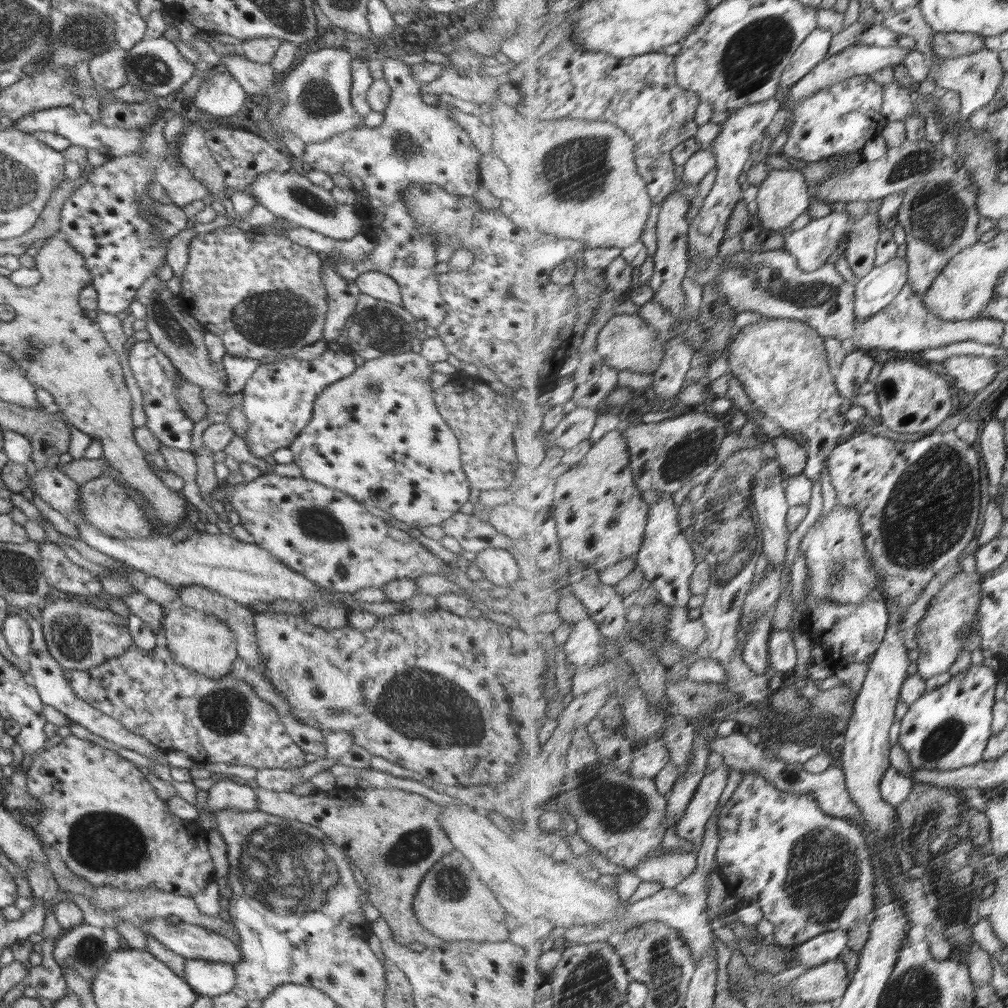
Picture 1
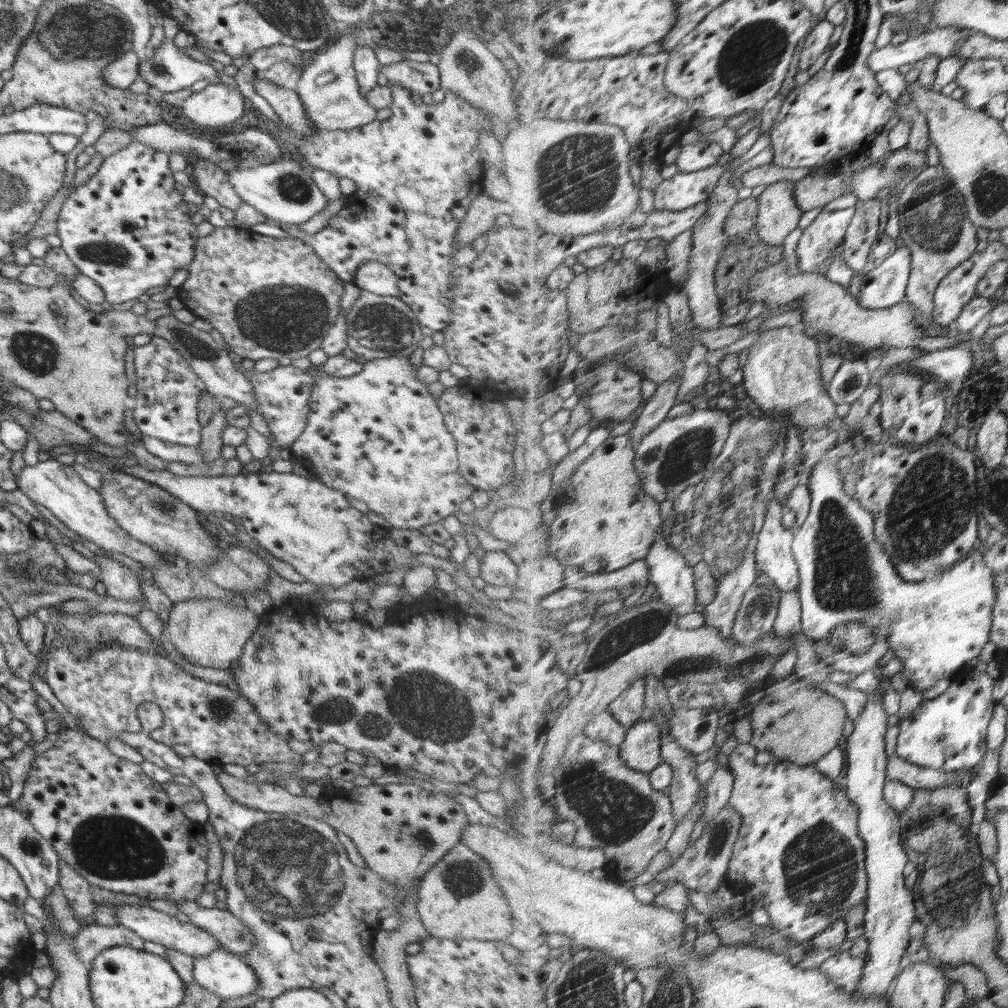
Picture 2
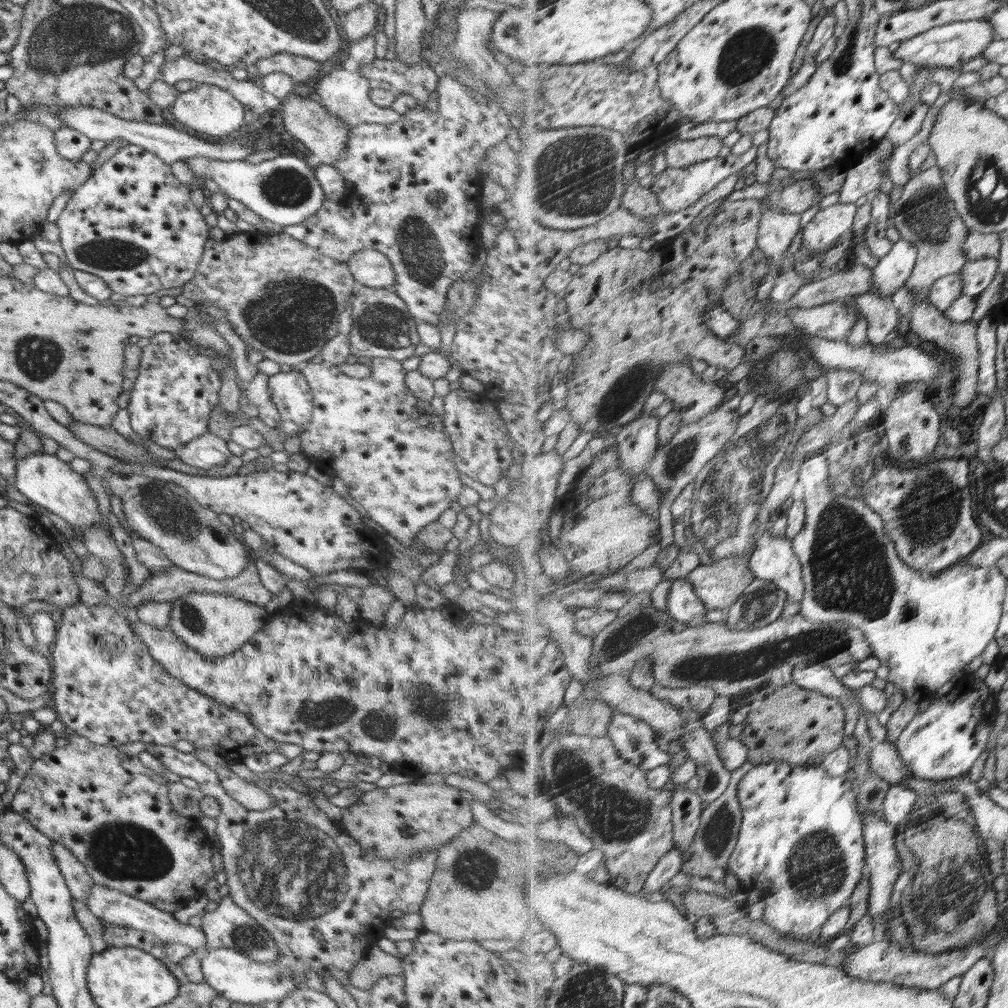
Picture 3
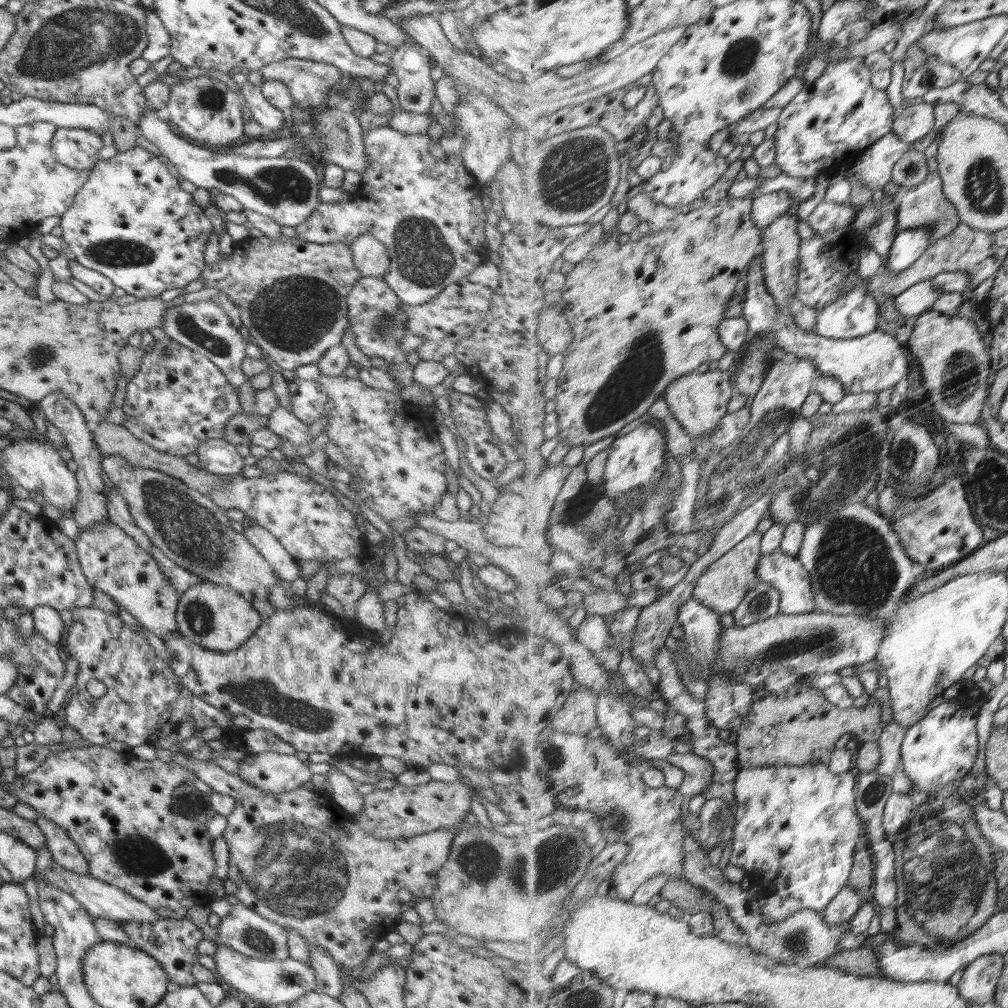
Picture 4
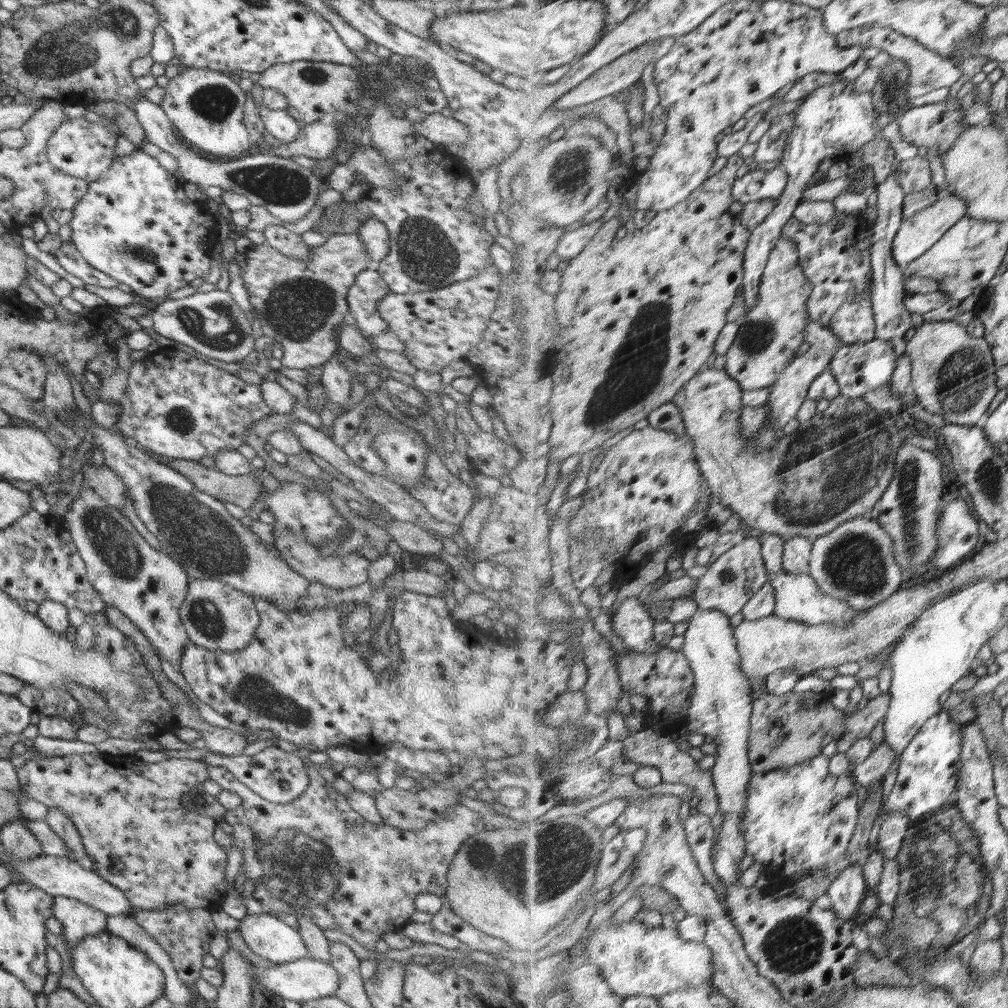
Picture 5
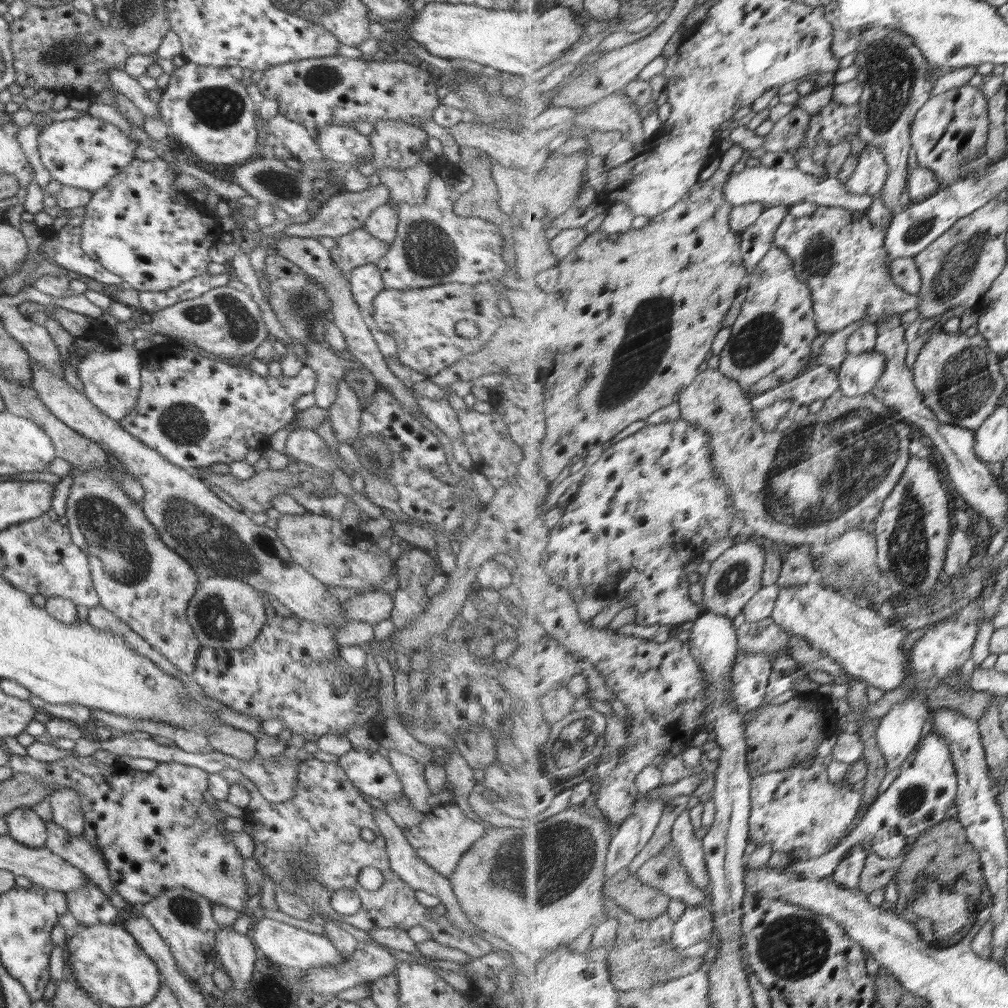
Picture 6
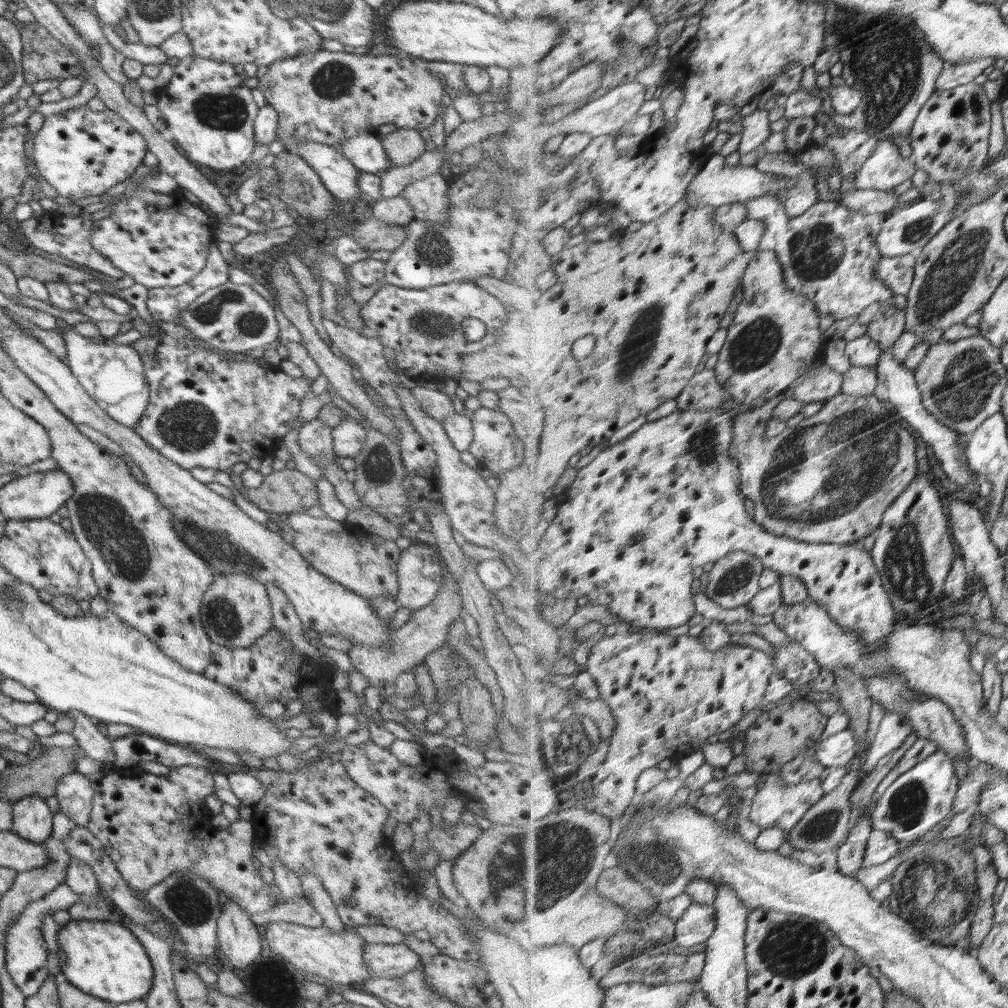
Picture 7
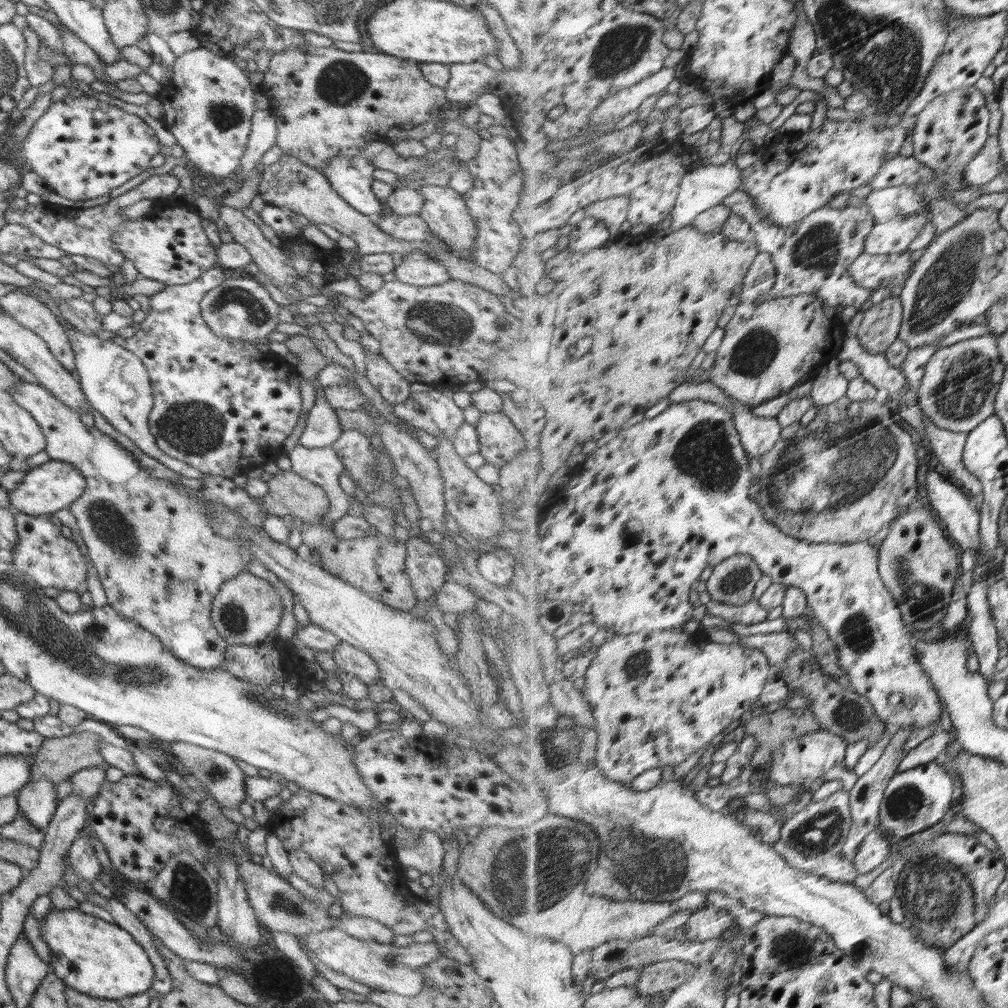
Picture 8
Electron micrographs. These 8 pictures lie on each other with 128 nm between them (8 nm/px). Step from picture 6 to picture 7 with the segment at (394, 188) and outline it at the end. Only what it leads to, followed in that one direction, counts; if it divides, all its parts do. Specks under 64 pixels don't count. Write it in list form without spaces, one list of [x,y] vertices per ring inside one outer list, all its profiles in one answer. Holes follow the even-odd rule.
[[[431,173],[431,176],[410,182],[399,196],[410,204],[416,219],[445,222],[449,210],[447,187],[446,178],[440,173]]]

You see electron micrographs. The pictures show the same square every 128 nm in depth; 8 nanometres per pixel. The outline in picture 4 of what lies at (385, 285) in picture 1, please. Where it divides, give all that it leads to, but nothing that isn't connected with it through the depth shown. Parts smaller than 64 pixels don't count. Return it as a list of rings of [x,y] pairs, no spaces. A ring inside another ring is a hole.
[[[369,235],[360,236],[349,245],[349,248],[352,262],[362,277],[384,278],[391,262],[387,251],[378,240]]]

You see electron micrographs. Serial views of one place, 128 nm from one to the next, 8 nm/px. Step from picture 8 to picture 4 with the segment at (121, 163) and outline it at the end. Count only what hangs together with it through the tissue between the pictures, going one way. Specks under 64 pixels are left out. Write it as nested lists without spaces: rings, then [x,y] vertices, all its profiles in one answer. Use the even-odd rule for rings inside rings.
[[[57,128],[51,140],[56,161],[75,170],[93,170],[103,146],[98,134],[82,128]]]

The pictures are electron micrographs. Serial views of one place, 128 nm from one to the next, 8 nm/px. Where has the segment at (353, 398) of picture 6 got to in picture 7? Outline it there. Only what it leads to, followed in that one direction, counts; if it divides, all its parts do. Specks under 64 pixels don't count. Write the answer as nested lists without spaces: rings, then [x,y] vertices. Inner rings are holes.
[[[348,413],[332,429],[333,450],[338,457],[354,458],[366,440],[367,429]]]

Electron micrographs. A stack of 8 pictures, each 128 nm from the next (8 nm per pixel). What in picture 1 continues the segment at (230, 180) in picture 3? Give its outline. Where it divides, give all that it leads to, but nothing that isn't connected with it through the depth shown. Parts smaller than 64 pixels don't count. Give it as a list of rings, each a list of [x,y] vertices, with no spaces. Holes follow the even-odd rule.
[[[294,163],[291,166],[291,170],[285,174],[277,174],[273,171],[260,174],[251,185],[251,195],[254,197],[256,204],[262,205],[279,219],[288,220],[295,226],[308,228],[308,230],[318,232],[323,236],[337,240],[351,240],[354,236],[361,233],[363,222],[361,222],[361,218],[359,218],[357,207],[355,205],[336,202],[336,200],[330,196],[330,191],[324,190],[320,186],[309,182],[308,178],[304,175],[304,169],[301,168],[299,163]]]

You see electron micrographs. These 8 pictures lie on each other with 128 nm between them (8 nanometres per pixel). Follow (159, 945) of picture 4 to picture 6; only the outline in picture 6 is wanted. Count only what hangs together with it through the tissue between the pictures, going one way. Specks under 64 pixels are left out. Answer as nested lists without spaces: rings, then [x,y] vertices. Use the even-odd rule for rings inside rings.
[[[172,888],[137,908],[138,915],[146,918],[168,944],[179,970],[193,983],[204,973],[206,963],[215,960],[217,956],[216,938],[222,927],[212,918],[212,907],[208,898],[196,892],[186,888]]]

